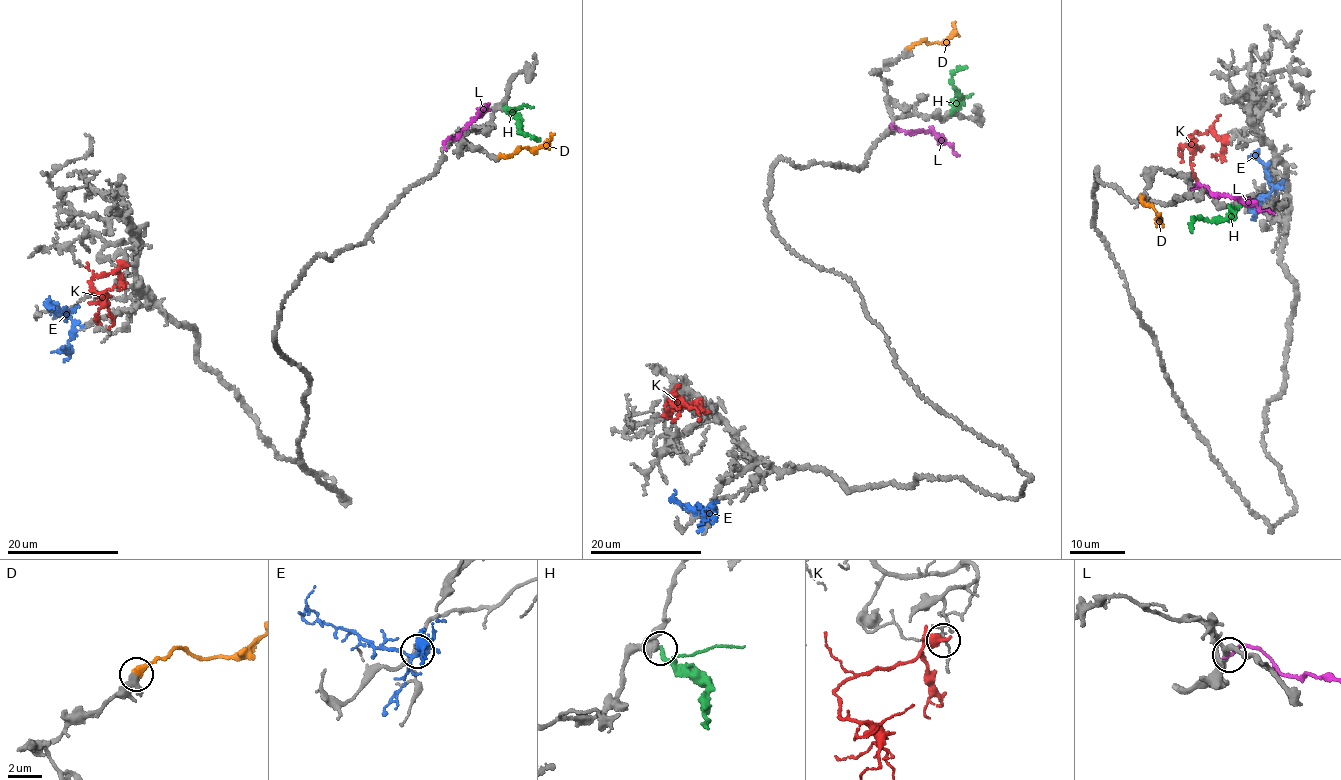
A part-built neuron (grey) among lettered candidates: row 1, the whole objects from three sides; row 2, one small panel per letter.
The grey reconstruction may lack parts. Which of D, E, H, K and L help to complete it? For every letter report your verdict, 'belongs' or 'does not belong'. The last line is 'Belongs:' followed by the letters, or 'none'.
D: belongs
E: does not belong
H: does not belong
K: does not belong
L: does not belong
Belongs: D

